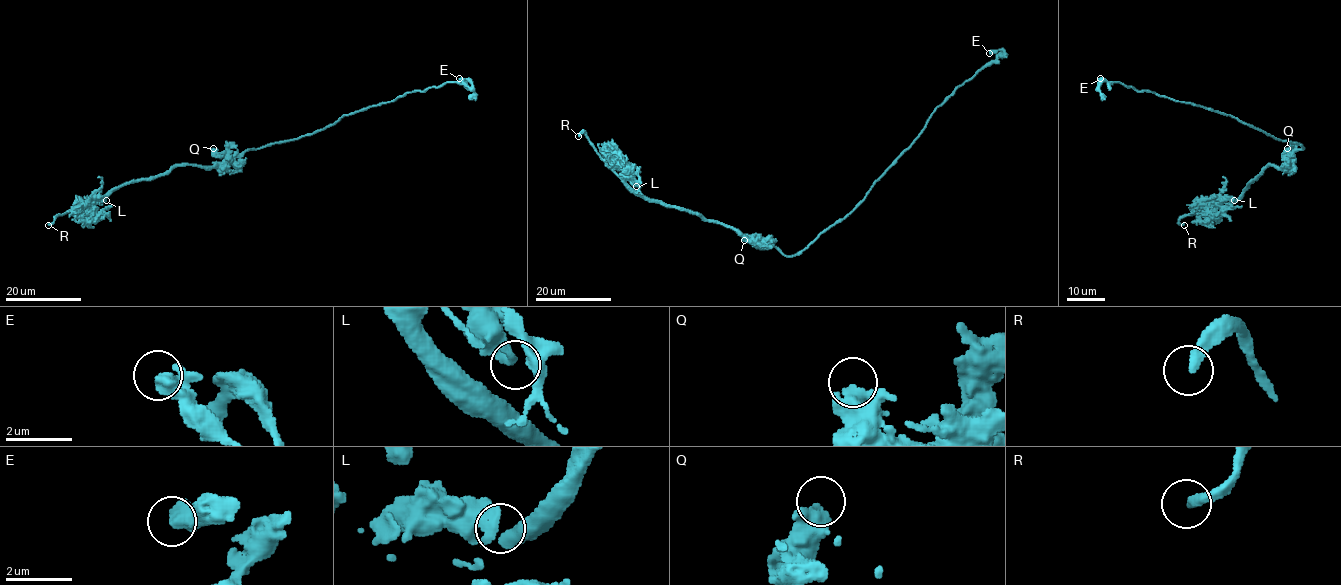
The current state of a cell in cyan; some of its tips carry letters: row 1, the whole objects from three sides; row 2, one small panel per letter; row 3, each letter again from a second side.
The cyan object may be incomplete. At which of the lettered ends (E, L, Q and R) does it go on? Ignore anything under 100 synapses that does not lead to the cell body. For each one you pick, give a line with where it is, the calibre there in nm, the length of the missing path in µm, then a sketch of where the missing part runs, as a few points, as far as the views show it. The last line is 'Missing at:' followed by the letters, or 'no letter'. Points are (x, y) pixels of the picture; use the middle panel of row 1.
R: at (578, 136); 320 nm thick; about 25 µm are missing; missing branch runs (578, 136), (571, 164), (572, 189), (561, 212)
Missing at: R

